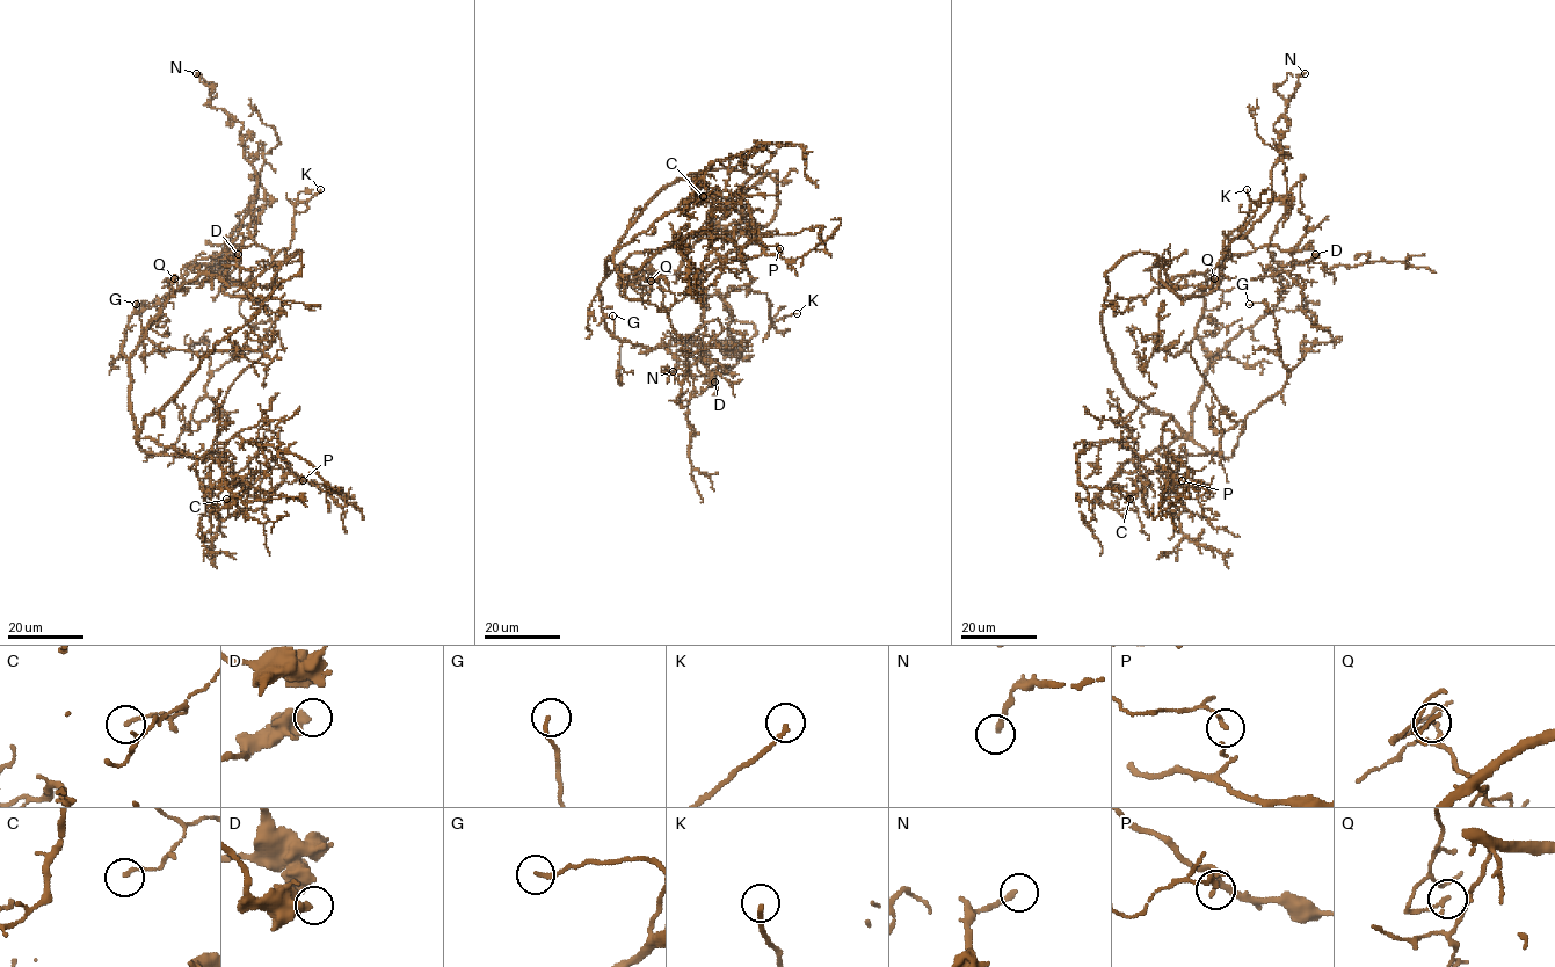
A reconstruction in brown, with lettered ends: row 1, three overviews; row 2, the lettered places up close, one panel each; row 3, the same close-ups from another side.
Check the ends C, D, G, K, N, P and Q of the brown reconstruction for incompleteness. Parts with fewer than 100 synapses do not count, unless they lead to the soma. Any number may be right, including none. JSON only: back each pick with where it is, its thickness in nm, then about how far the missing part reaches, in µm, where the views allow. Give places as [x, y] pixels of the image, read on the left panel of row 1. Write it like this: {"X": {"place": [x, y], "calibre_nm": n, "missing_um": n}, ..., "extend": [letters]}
{"extend": []}

